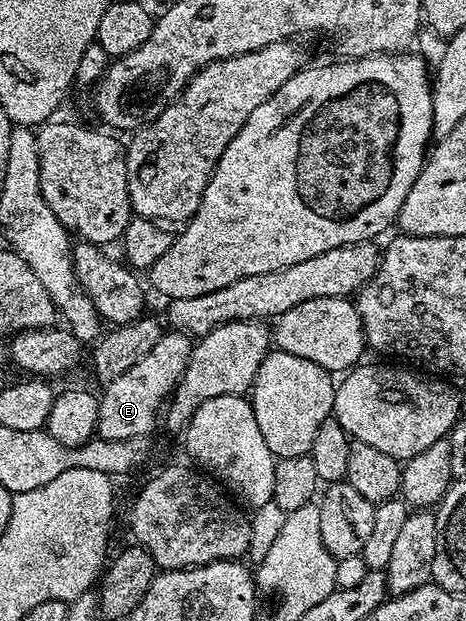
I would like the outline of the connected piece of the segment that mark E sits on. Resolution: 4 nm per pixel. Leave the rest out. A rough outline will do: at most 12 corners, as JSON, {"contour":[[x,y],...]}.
{"contour":[[170,330],[100,392],[97,435],[150,436],[194,344]]}

